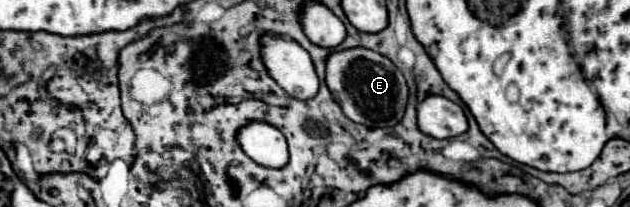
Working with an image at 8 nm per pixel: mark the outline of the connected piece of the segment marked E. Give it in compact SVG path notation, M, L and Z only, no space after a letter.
M356 47L334 51L326 63L326 83L344 115L366 127L394 127L402 121L408 103L408 85L400 69L384 55Z

